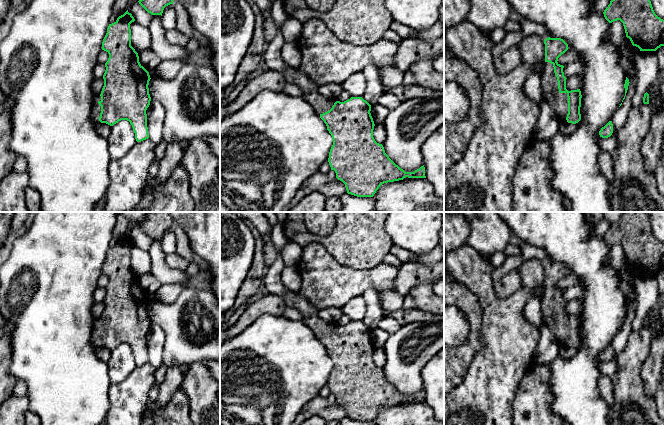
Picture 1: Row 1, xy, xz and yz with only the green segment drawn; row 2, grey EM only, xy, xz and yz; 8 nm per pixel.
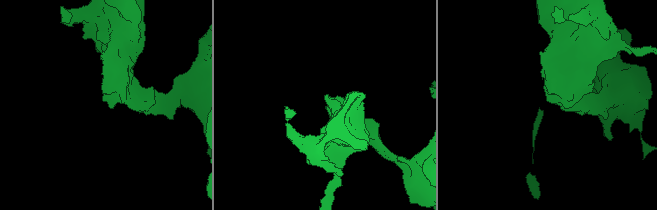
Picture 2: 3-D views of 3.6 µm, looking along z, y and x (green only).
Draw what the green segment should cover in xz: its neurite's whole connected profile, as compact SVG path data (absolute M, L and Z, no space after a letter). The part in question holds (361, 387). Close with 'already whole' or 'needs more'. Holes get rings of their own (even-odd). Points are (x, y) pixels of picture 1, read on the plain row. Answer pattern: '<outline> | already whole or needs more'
M284 292L280 296L287 307L300 311L303 316L302 322L312 330L326 348L333 363L328 386L331 394L335 395L336 402L345 408L348 418L357 421L373 421L384 407L403 404L406 401L426 402L424 389L414 396L405 396L389 382L383 369L375 365L371 329L362 321L351 321L344 326L335 326L334 323L322 320L318 315L319 309L299 293Z | needs more

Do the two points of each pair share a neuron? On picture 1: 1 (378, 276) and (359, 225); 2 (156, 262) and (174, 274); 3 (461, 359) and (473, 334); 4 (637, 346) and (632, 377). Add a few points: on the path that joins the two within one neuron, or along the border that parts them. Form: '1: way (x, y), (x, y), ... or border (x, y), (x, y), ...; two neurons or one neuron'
1: border (382, 262), (369, 269), (352, 268); two neurons
2: way (160, 266), (170, 274); one neuron
3: way (464, 353), (473, 340); one neuron
4: way (634, 354), (632, 357), (632, 369); one neuron

